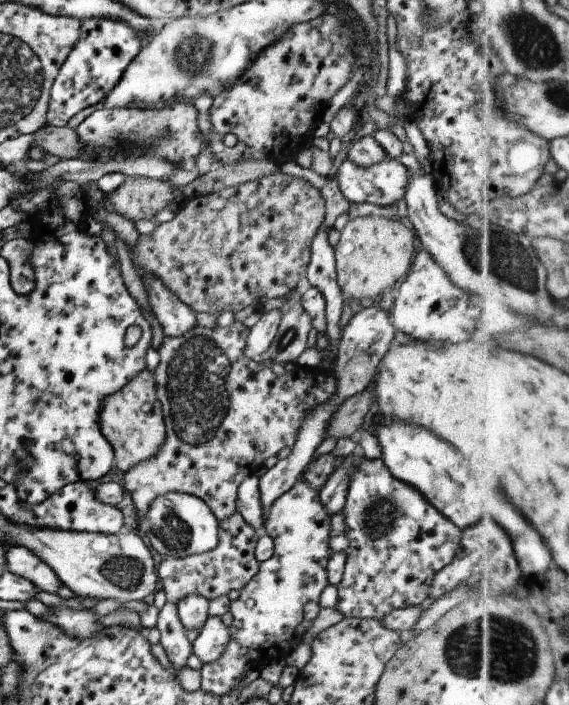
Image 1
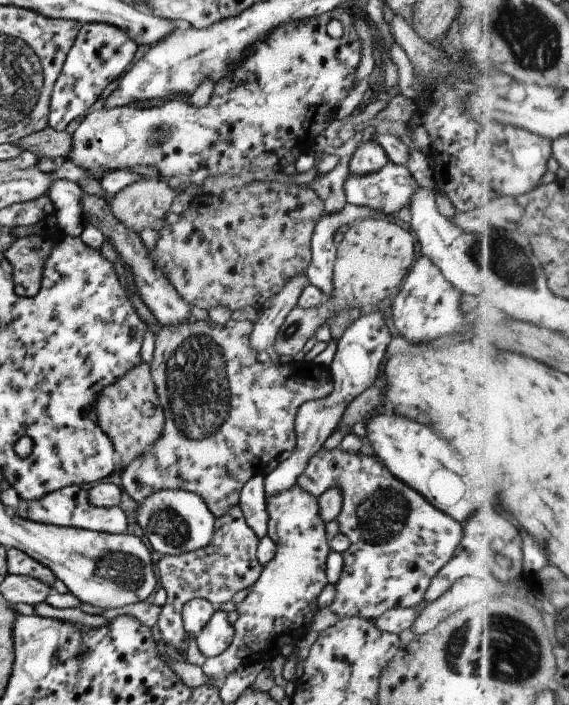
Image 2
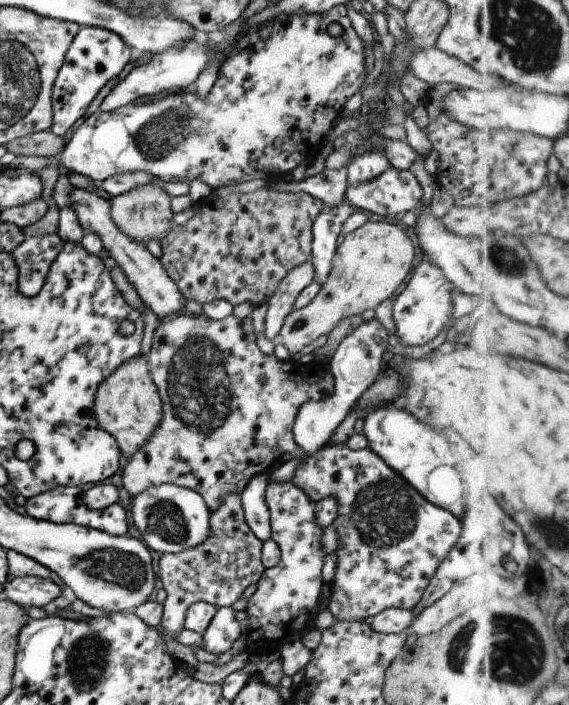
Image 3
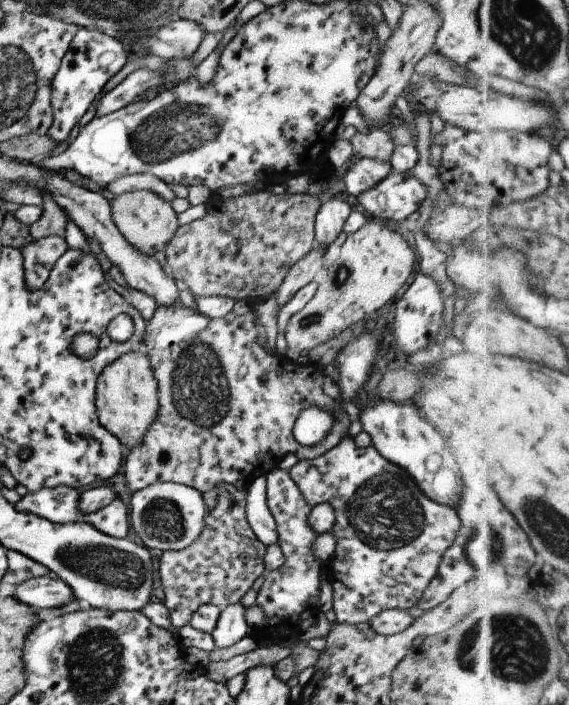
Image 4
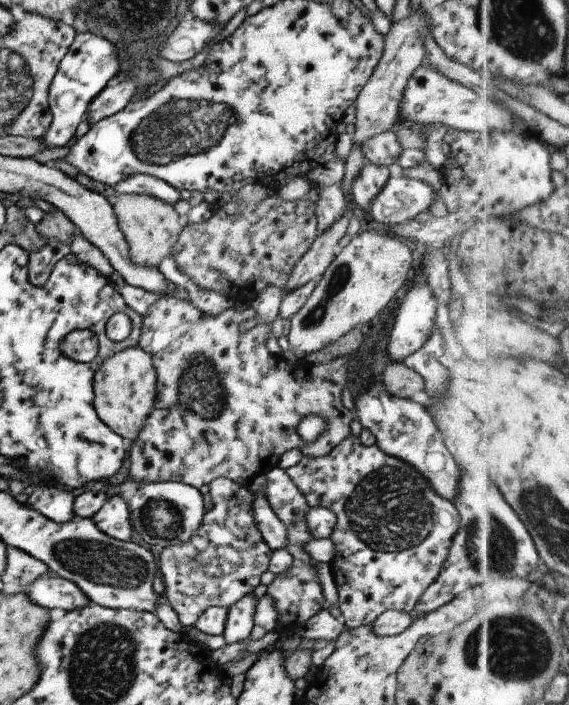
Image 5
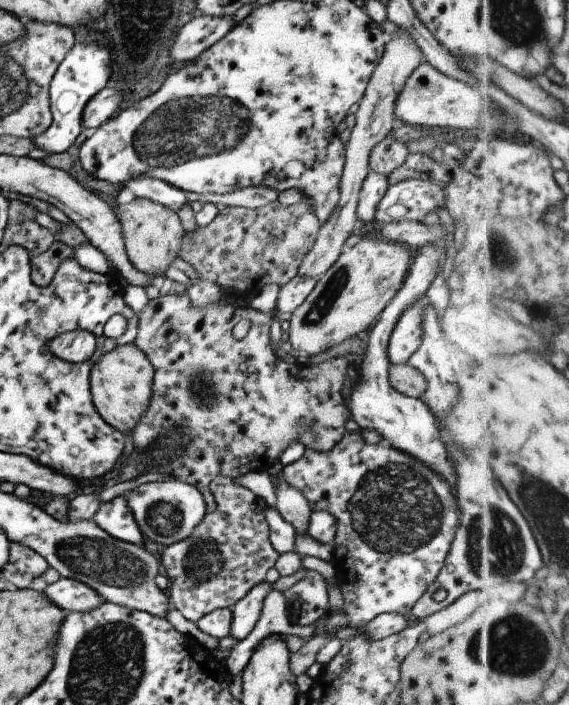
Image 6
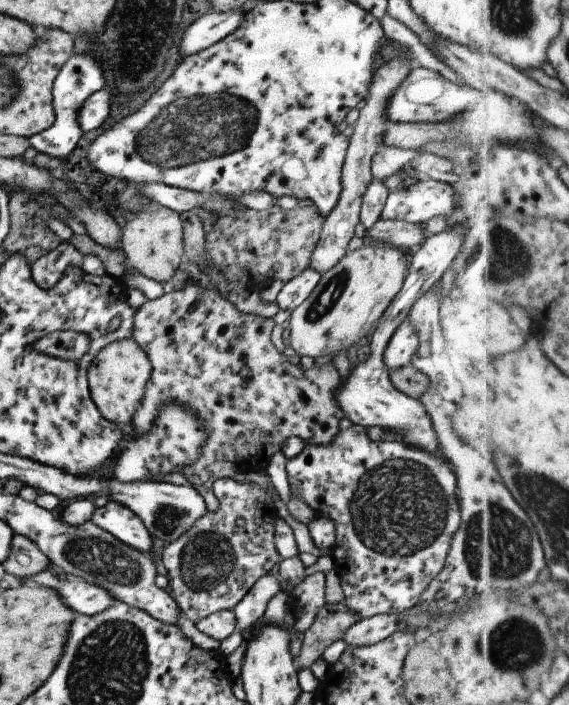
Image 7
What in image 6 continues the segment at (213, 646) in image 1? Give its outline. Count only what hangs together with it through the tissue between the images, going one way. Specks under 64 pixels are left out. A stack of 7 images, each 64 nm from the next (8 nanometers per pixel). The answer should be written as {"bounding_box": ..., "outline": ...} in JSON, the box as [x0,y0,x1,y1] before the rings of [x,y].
{"bounding_box":[229,581,271,641],"outline":[[[267,581],[258,582],[229,608],[232,616],[229,635],[240,641],[253,630],[261,614],[263,599],[271,590],[271,585]]]}

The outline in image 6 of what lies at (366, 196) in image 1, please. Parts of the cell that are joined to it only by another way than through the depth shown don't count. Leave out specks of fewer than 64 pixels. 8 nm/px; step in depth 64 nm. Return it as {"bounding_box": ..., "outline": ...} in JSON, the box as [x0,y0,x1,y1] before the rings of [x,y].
{"bounding_box":[377,178,444,223],"outline":[[[429,178],[404,179],[386,188],[377,203],[377,223],[419,221],[429,212],[444,207],[442,185]]]}

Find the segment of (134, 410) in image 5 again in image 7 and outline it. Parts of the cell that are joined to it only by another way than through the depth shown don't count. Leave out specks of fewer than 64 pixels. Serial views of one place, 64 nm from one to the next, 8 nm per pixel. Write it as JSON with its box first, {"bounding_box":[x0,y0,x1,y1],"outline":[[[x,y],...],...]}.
{"bounding_box":[86,337,150,426],"outline":[[[131,337],[103,346],[86,370],[89,396],[99,414],[117,426],[129,424],[132,414],[140,405],[150,372],[147,355]]]}

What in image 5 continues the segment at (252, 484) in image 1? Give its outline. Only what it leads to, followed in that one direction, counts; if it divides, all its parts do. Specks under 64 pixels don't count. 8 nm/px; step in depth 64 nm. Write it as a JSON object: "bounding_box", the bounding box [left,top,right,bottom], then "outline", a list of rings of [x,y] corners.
{"bounding_box":[252,494,288,550],"outline":[[[259,494],[254,496],[252,513],[264,543],[272,550],[285,549],[288,543],[286,528],[276,517],[266,498]]]}

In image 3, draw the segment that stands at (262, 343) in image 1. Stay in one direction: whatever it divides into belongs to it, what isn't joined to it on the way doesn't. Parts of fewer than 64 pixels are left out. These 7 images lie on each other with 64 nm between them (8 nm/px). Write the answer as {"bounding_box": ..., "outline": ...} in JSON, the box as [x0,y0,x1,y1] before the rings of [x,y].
{"bounding_box":[264,259,314,342],"outline":[[[307,259],[298,264],[282,278],[275,292],[267,299],[267,310],[264,318],[265,337],[275,342],[283,319],[291,312],[292,304],[298,292],[313,281],[314,268]]]}

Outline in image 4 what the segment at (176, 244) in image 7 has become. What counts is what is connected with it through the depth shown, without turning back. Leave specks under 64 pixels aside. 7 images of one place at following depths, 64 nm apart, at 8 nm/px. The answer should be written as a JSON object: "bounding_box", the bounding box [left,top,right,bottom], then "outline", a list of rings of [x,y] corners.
{"bounding_box":[110,191,177,258],"outline":[[[133,191],[117,195],[110,204],[111,218],[125,240],[139,253],[155,258],[155,252],[164,252],[169,239],[177,230],[177,212],[165,199],[149,191]]]}

